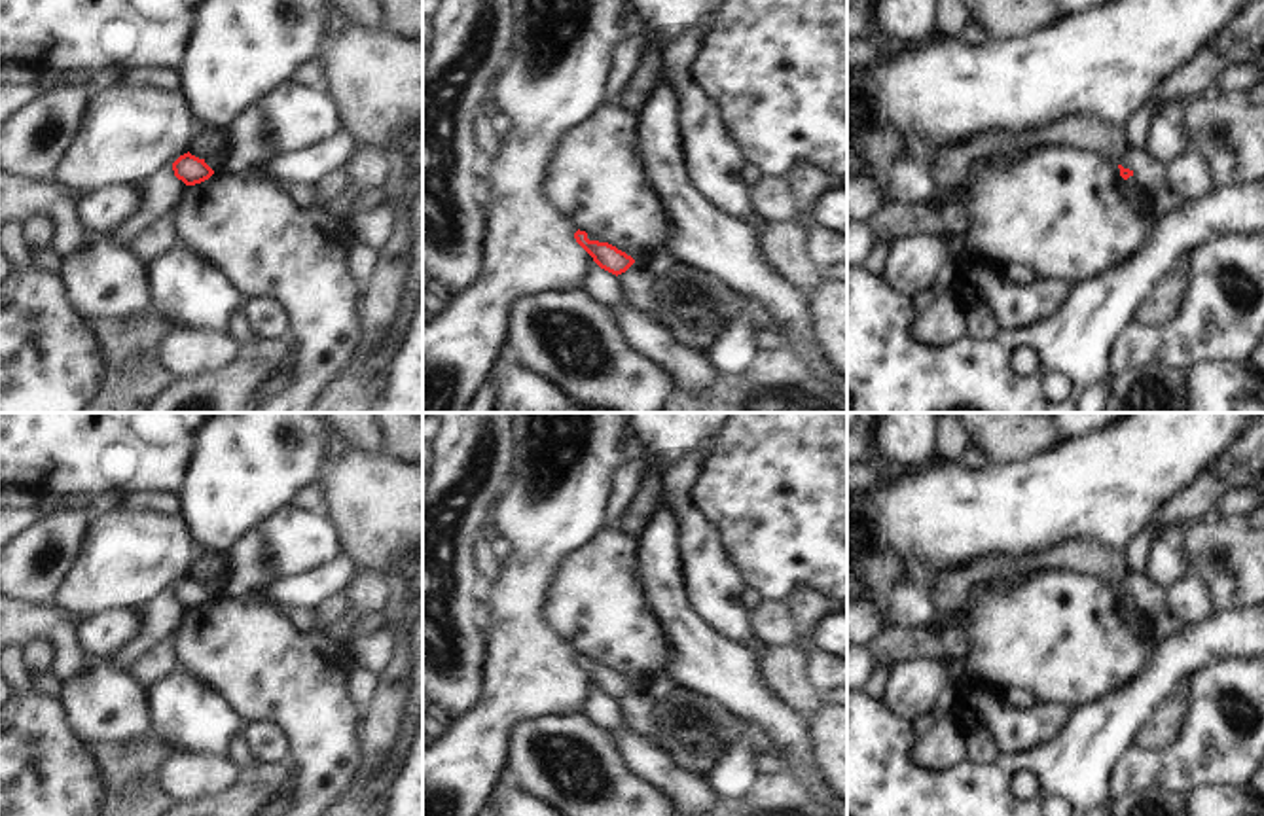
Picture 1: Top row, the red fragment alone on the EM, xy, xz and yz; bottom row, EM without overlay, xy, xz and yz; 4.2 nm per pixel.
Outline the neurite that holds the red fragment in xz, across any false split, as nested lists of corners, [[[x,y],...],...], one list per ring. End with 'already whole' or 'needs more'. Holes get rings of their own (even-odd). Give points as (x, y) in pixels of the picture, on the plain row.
[[[576,655],[574,657],[576,666],[593,682],[593,685],[612,697],[612,699],[622,699],[625,697],[635,683],[627,680],[625,676],[618,674],[616,670],[608,666],[599,666],[599,665],[589,665],[586,655]]]; already whole

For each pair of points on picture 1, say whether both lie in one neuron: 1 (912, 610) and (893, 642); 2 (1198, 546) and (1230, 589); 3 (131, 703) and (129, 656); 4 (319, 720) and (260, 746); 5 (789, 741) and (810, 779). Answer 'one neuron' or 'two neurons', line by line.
1: two neurons
2: one neuron
3: two neurons
4: two neurons
5: two neurons

